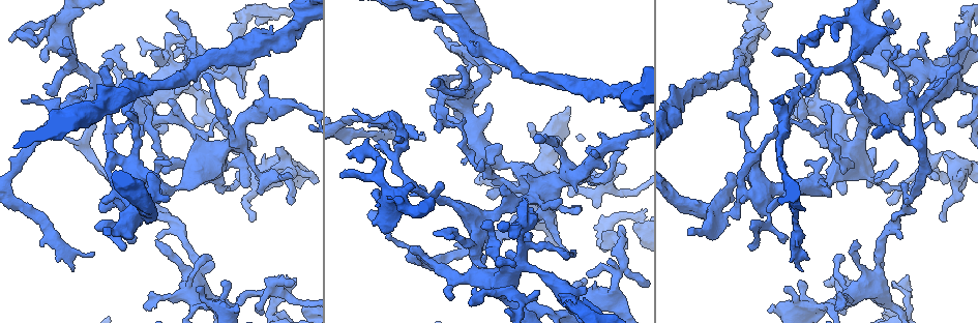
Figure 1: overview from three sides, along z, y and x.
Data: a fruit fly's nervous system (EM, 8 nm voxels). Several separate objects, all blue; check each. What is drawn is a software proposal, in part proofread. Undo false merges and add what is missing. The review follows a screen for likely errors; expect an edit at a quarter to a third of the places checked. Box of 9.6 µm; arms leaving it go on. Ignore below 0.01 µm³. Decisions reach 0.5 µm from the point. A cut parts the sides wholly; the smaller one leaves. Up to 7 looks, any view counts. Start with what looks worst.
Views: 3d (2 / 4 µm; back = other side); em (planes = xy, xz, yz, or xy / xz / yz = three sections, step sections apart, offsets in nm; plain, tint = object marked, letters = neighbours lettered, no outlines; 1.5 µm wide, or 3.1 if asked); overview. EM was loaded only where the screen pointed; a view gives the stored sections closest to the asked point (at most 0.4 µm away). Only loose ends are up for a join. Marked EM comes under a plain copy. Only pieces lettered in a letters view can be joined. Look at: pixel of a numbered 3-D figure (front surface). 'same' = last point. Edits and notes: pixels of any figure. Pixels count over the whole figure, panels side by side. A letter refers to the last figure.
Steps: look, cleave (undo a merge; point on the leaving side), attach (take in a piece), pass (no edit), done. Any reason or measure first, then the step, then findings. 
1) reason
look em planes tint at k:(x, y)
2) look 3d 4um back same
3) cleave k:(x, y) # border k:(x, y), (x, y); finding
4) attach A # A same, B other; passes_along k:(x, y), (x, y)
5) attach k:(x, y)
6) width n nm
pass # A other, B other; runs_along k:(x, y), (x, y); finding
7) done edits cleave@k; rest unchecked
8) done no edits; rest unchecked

thin end
look 3d 4um at 1:(588, 273)

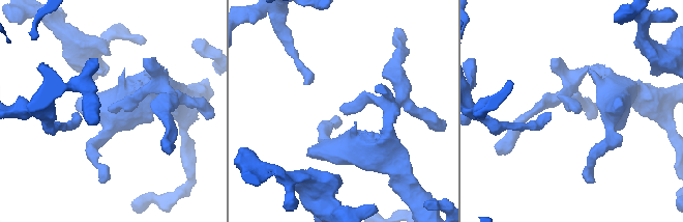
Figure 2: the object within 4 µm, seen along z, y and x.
look em xz step 8 tint at 2:(577, 109)

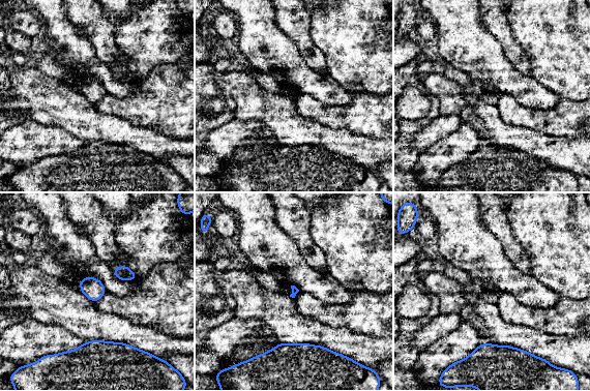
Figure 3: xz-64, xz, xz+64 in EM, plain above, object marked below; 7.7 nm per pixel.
look em planes letters same

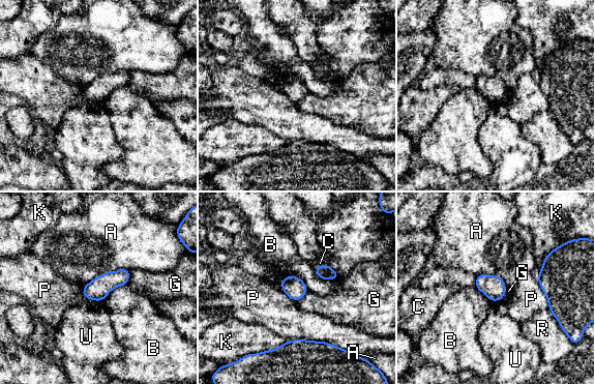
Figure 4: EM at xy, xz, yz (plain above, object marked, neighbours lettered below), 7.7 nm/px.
pass # A other, B other, C other, G other, K other, P other, R other, U other; border 4:(130, 270), (126, 285); none of them fits

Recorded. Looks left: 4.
an open end
look 3d 2um at 1:(579, 208)

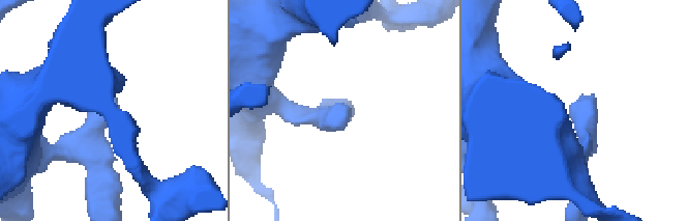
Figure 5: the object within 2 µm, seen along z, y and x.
need the tissue
look em planes tint at 5:(345, 115)

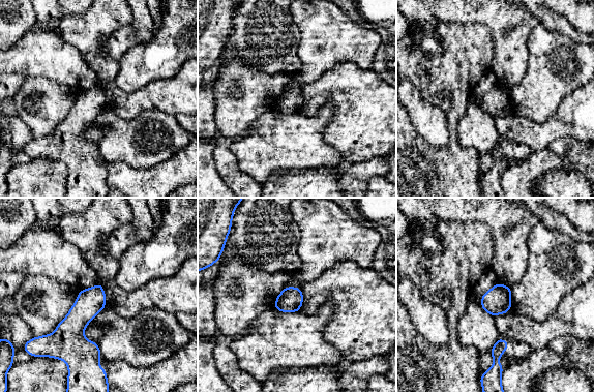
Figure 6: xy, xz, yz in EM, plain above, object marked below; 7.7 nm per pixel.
look em planes letters same

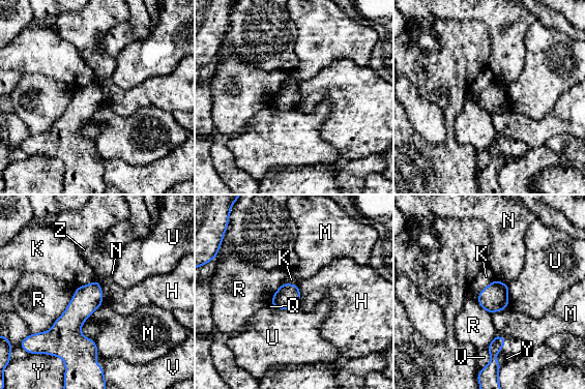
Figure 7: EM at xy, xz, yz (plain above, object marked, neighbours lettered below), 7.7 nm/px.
longest_contact R 500 nm
pass # H other, K other, M other, N other, Q other, R other, U other, V other, Y other, Z other; no lettered piece goes on from it

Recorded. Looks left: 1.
done no edits; rest unchecked

